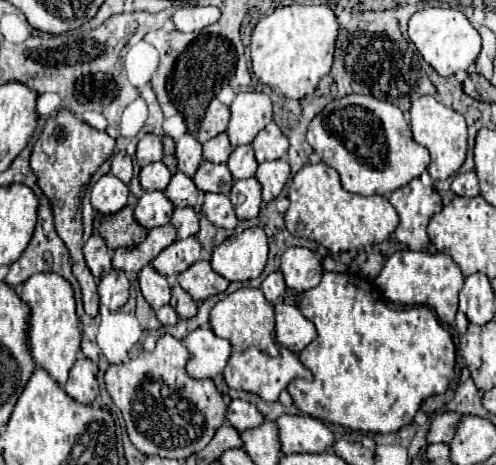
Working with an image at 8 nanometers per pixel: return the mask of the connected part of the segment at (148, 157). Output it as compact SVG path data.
M144 135L136 149L136 161L140 167L162 159L162 141L158 135Z

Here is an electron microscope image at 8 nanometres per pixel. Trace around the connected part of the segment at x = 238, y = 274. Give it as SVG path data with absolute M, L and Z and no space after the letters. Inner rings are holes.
M254 227L224 239L212 251L210 265L228 281L248 281L256 279L264 271L266 257L266 233L260 227Z

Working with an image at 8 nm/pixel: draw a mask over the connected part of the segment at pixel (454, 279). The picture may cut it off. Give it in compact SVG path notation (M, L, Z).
M396 251L380 275L374 281L380 295L384 295L392 303L402 305L426 305L436 311L438 319L446 325L454 323L454 315L458 309L458 293L464 285L464 277L460 267L444 253L414 253L414 251Z

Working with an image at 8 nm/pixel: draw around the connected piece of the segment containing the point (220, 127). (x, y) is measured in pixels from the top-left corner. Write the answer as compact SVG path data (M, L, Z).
M212 99L212 103L208 105L206 115L200 123L200 129L198 129L198 141L206 143L208 139L220 135L228 125L228 117L230 117L228 107L222 105L218 99Z

